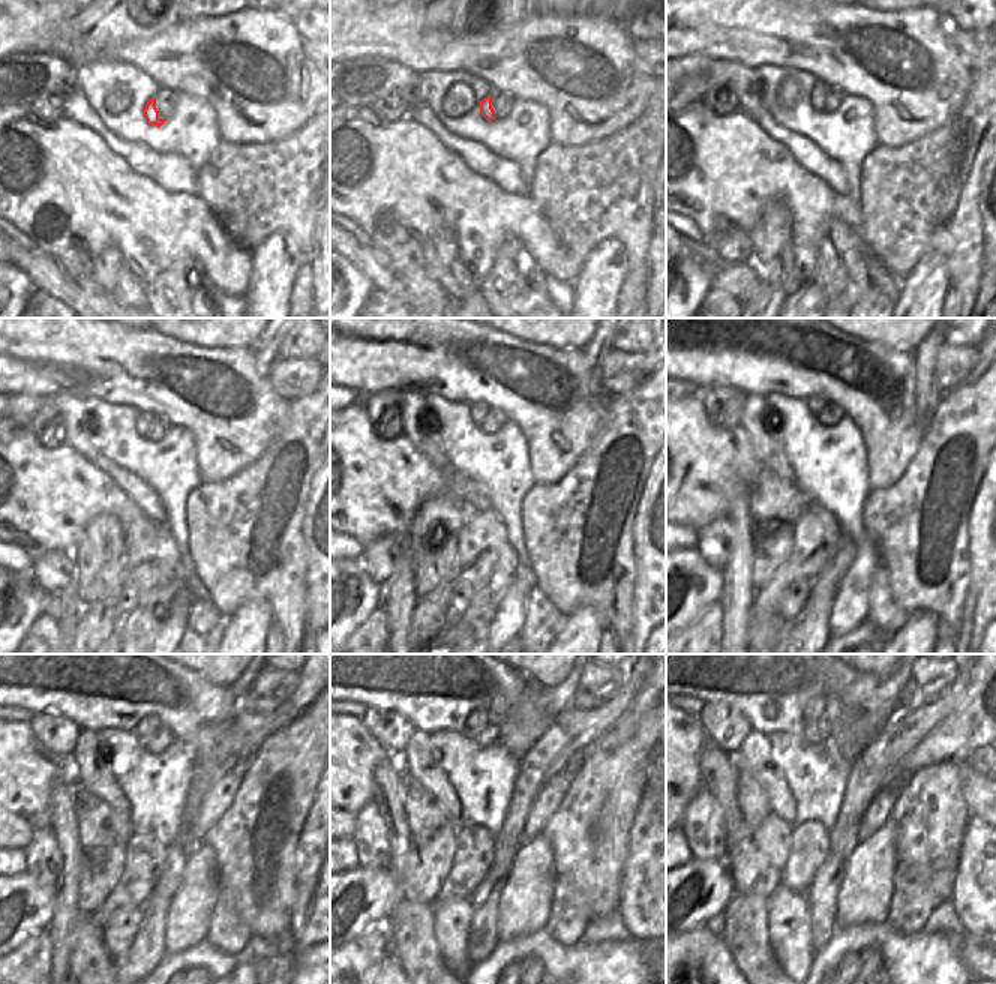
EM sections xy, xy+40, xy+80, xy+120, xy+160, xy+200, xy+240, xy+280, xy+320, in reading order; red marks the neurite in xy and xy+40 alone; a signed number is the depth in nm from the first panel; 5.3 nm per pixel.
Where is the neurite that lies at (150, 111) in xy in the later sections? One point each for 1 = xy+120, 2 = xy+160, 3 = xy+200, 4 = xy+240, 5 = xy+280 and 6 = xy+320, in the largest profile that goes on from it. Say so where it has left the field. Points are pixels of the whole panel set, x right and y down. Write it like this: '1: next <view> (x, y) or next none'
1: next xy+120 (144, 419)
2: next xy+160 (479, 411)
3: next xy+200 (813, 404)
4: next xy+240 (149, 725)
5: next xy+280 (479, 719)
6: next xy+320 (815, 708)

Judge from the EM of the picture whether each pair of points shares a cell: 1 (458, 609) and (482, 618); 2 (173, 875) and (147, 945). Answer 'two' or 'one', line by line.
1: two
2: one

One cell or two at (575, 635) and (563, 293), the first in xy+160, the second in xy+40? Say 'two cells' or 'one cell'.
two cells

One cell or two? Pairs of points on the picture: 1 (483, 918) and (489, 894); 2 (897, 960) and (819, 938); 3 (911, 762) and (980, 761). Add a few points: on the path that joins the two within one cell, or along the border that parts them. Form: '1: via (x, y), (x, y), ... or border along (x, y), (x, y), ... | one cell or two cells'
1: via (485, 912), (485, 900) | one cell
2: border along (834, 923), (834, 932), (816, 950) | two cells
3: border along (980, 746), (965, 759) | two cells

